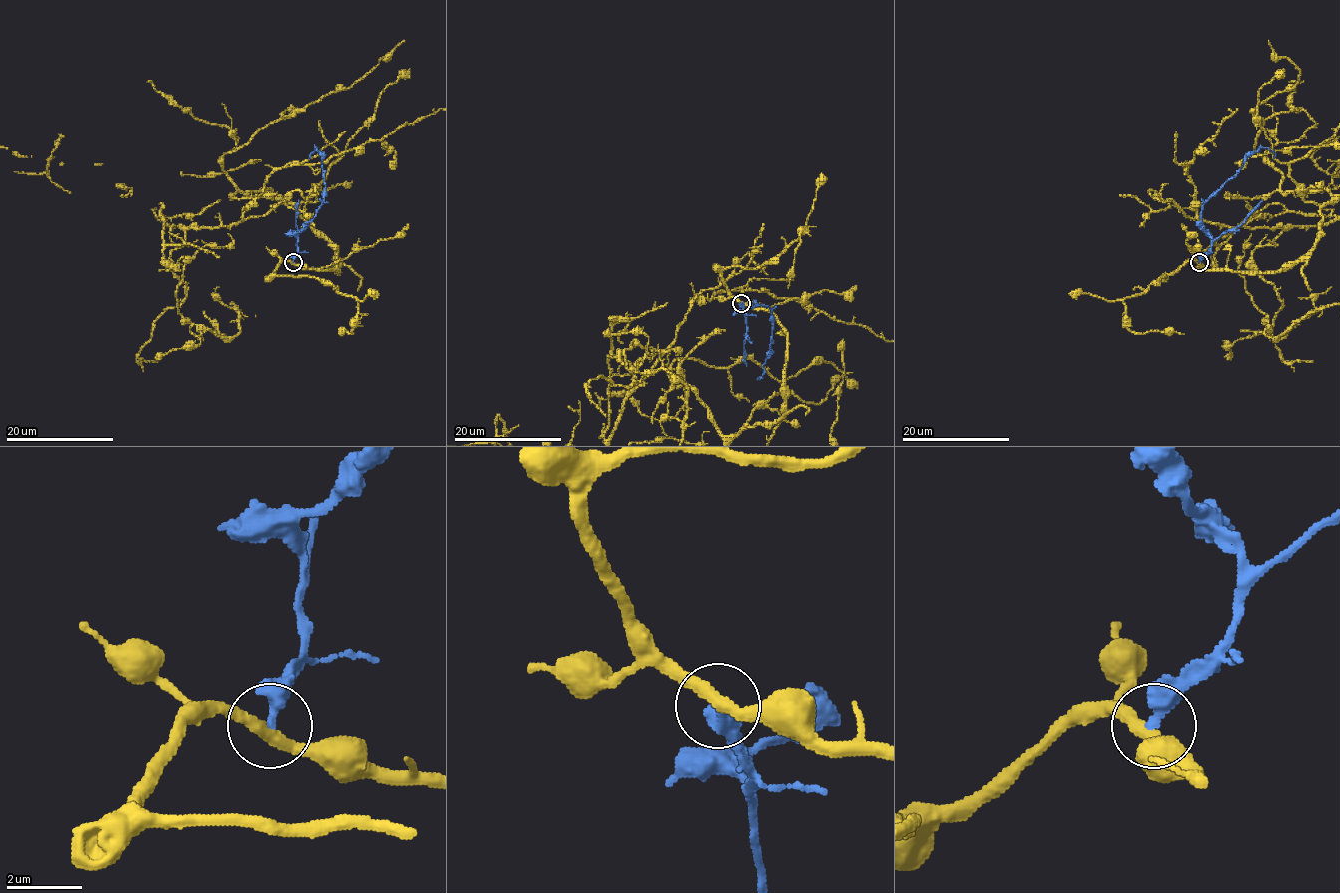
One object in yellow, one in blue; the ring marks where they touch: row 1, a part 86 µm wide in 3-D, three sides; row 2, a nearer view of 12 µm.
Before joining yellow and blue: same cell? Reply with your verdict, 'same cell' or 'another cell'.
another cell

